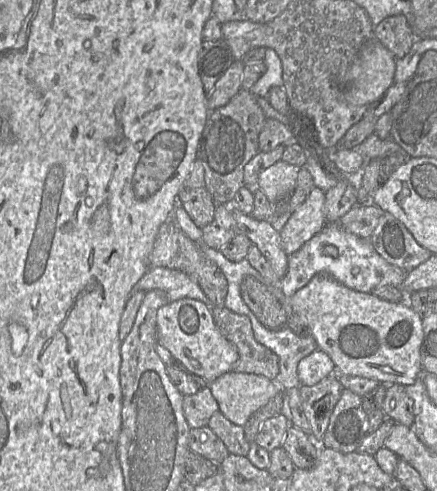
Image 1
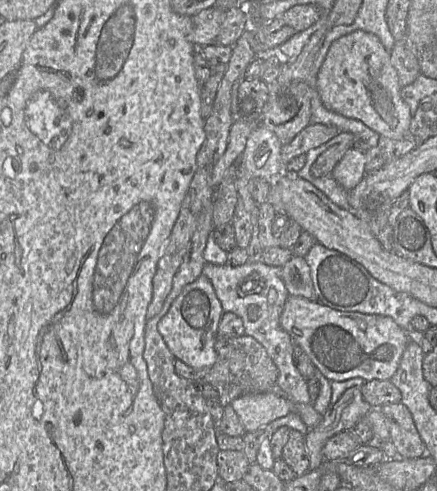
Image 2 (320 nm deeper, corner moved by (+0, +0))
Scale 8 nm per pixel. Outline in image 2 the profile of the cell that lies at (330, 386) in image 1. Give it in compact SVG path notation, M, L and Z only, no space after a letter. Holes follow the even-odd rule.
M360 377L351 378L343 382L331 381L331 401L327 410L322 414L322 421L315 428L311 428L305 435L309 453L309 471L317 469L324 461L322 450L327 440L341 431L351 430L371 409L371 406L364 400L361 393L360 387L365 382Z

